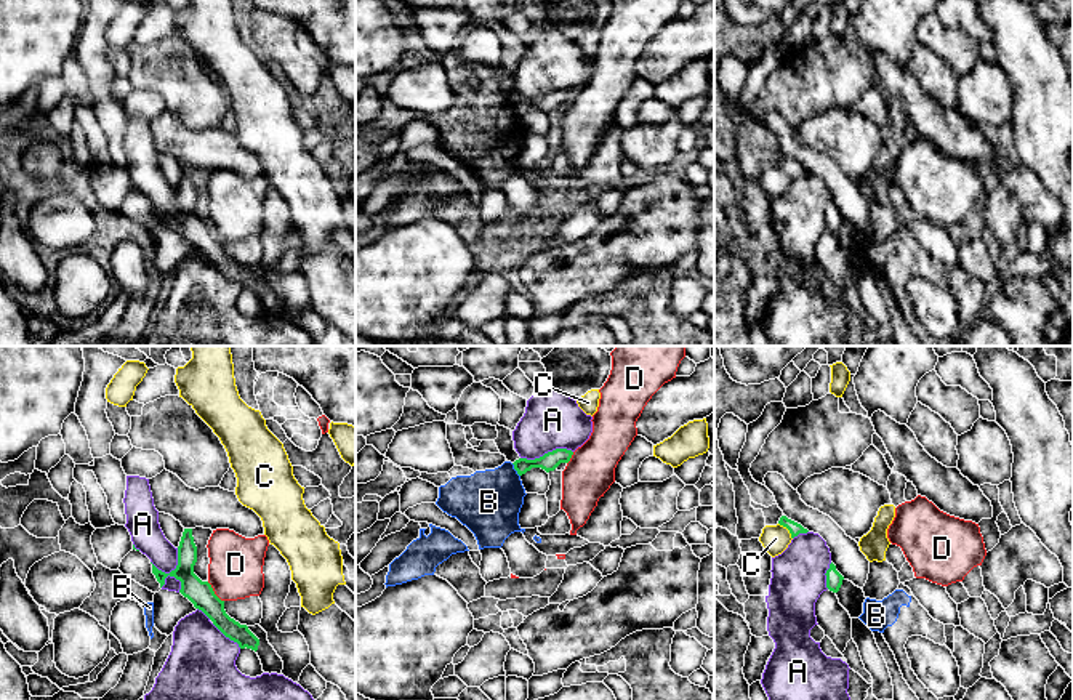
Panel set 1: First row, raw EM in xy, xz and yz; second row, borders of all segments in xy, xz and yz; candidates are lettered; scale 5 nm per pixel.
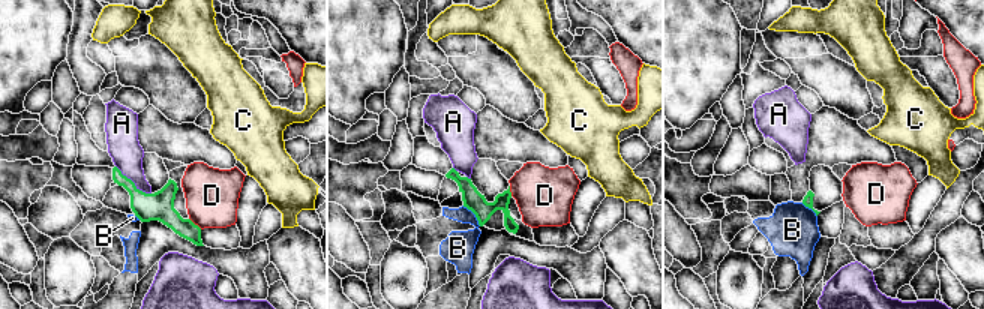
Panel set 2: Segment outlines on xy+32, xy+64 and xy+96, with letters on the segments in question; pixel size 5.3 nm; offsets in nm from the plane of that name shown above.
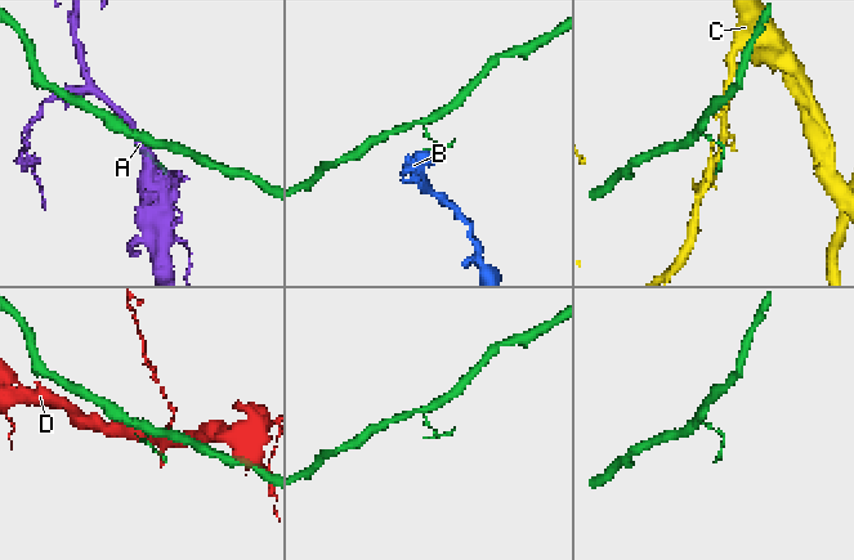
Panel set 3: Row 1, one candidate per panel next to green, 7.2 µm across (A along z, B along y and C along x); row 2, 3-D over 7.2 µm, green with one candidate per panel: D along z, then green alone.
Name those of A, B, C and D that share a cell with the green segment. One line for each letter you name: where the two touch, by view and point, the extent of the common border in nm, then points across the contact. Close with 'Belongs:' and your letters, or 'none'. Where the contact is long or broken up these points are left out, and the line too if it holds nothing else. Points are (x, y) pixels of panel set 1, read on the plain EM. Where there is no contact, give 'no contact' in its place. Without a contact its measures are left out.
Belongs: none

